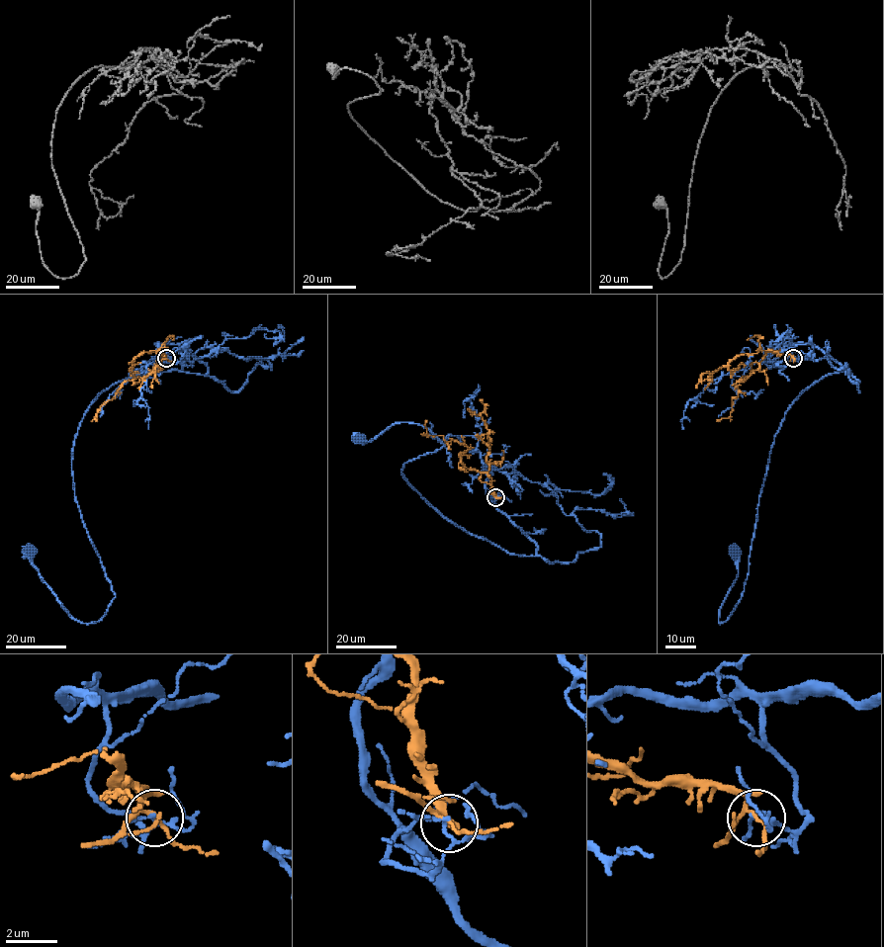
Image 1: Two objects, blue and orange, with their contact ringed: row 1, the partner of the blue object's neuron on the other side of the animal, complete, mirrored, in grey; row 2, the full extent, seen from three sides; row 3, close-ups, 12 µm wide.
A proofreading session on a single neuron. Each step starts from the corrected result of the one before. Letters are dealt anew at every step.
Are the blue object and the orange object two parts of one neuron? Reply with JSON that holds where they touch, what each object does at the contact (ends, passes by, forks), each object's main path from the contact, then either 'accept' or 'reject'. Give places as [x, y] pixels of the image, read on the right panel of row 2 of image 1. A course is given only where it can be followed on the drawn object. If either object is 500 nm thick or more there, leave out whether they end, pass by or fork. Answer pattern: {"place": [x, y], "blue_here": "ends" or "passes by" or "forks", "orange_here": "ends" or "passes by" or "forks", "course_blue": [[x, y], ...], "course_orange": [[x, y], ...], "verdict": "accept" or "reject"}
{"place": [793, 358], "blue_here": "passes by", "orange_here": "forks", "course_blue": [[793, 358], [795, 345], [813, 344], [851, 375], [828, 374], [788, 409], [744, 591], [720, 624], [735, 552]], "course_orange": [[793, 358], [788, 354], [766, 352], [760, 367], [737, 384], [738, 395], [732, 399], [730, 415], [717, 420]], "verdict": "reject"}

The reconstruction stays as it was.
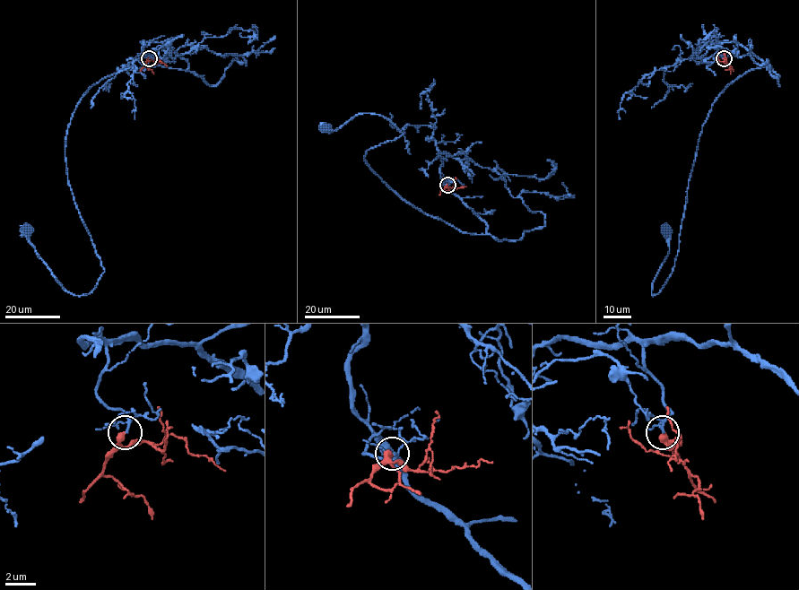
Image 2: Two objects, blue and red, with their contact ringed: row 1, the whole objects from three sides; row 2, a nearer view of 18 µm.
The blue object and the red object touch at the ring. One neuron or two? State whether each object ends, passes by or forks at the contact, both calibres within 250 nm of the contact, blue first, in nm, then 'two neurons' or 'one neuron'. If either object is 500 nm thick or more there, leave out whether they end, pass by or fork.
blue forks | red ends | 90/400 nm | one neuron

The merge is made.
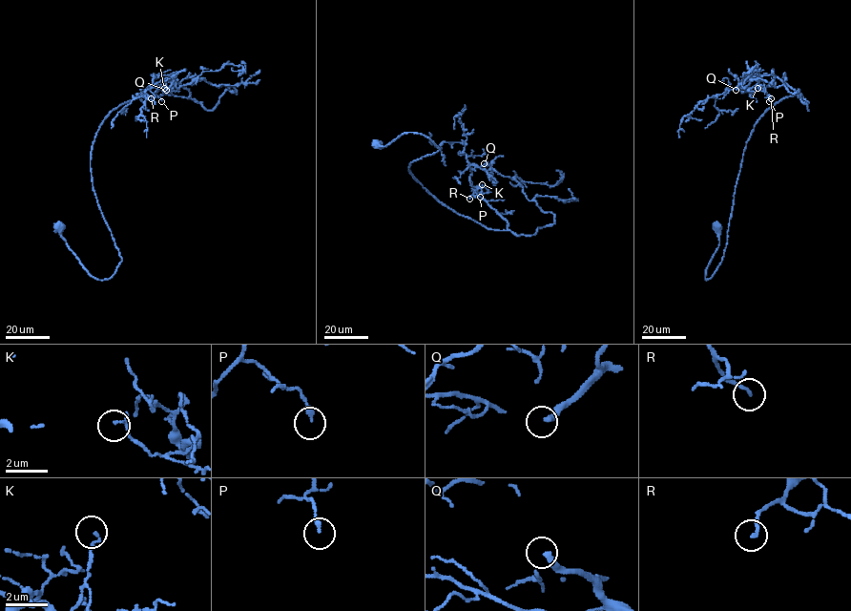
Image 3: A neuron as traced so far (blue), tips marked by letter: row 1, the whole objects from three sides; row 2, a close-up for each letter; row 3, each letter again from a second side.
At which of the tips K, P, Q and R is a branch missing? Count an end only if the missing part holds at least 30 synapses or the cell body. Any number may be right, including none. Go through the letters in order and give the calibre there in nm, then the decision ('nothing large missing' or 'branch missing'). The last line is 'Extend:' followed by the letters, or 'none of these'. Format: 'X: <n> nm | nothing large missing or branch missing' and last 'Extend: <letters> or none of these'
K: 100 nm | nothing large missing
P: 180 nm | nothing large missing
Q: 280 nm | branch missing
R: 160 nm | nothing large missing
Extend: Q

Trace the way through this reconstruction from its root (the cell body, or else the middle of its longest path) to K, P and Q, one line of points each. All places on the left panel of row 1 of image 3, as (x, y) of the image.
K: (59, 227), (93, 277), (114, 273), (93, 143), (122, 103), (190, 94), (156, 74), (164, 88)
P: (59, 227), (93, 277), (114, 273), (93, 143), (122, 103), (190, 93), (156, 74), (161, 101)
Q: (59, 227), (93, 277), (114, 273), (101, 123), (138, 97), (212, 110), (237, 94), (166, 90)

